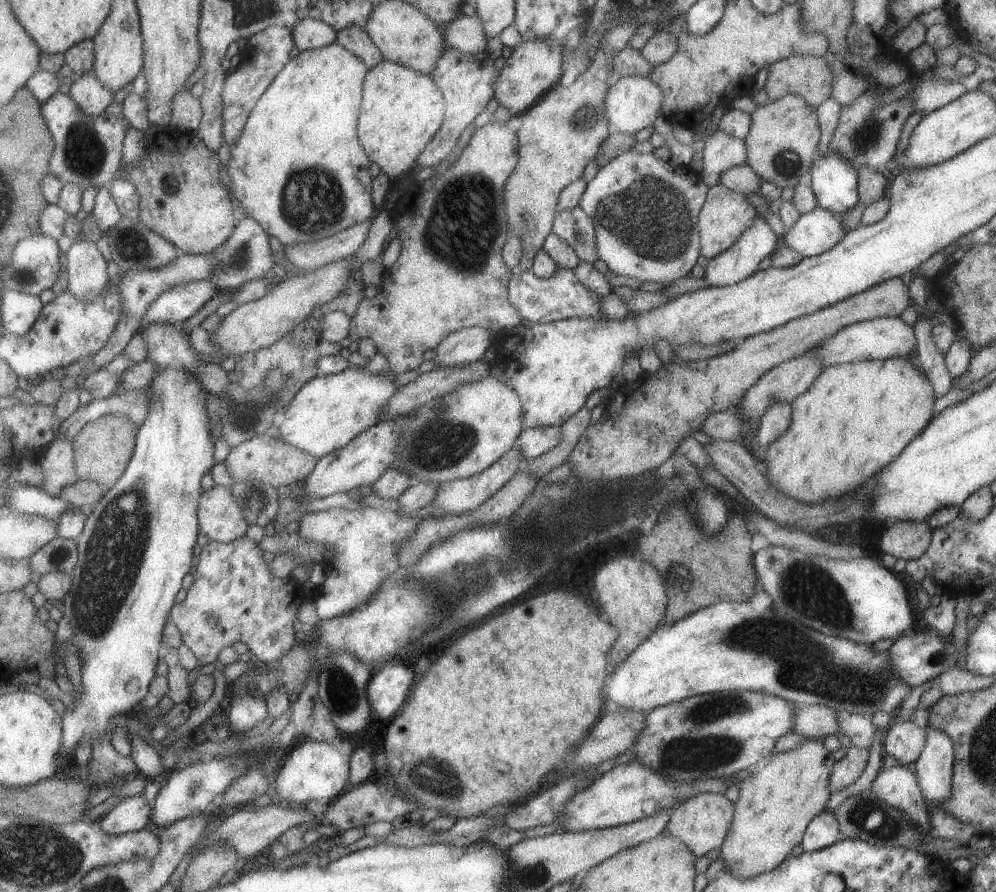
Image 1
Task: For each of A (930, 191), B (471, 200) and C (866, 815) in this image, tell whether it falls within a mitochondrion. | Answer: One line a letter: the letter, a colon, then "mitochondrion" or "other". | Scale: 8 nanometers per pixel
A: other
B: mitochondrion
C: mitochondrion

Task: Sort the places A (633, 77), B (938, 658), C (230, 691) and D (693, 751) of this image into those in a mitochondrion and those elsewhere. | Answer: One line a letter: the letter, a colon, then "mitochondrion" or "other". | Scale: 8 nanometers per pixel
A: other
B: mitochondrion
C: other
D: mitochondrion

